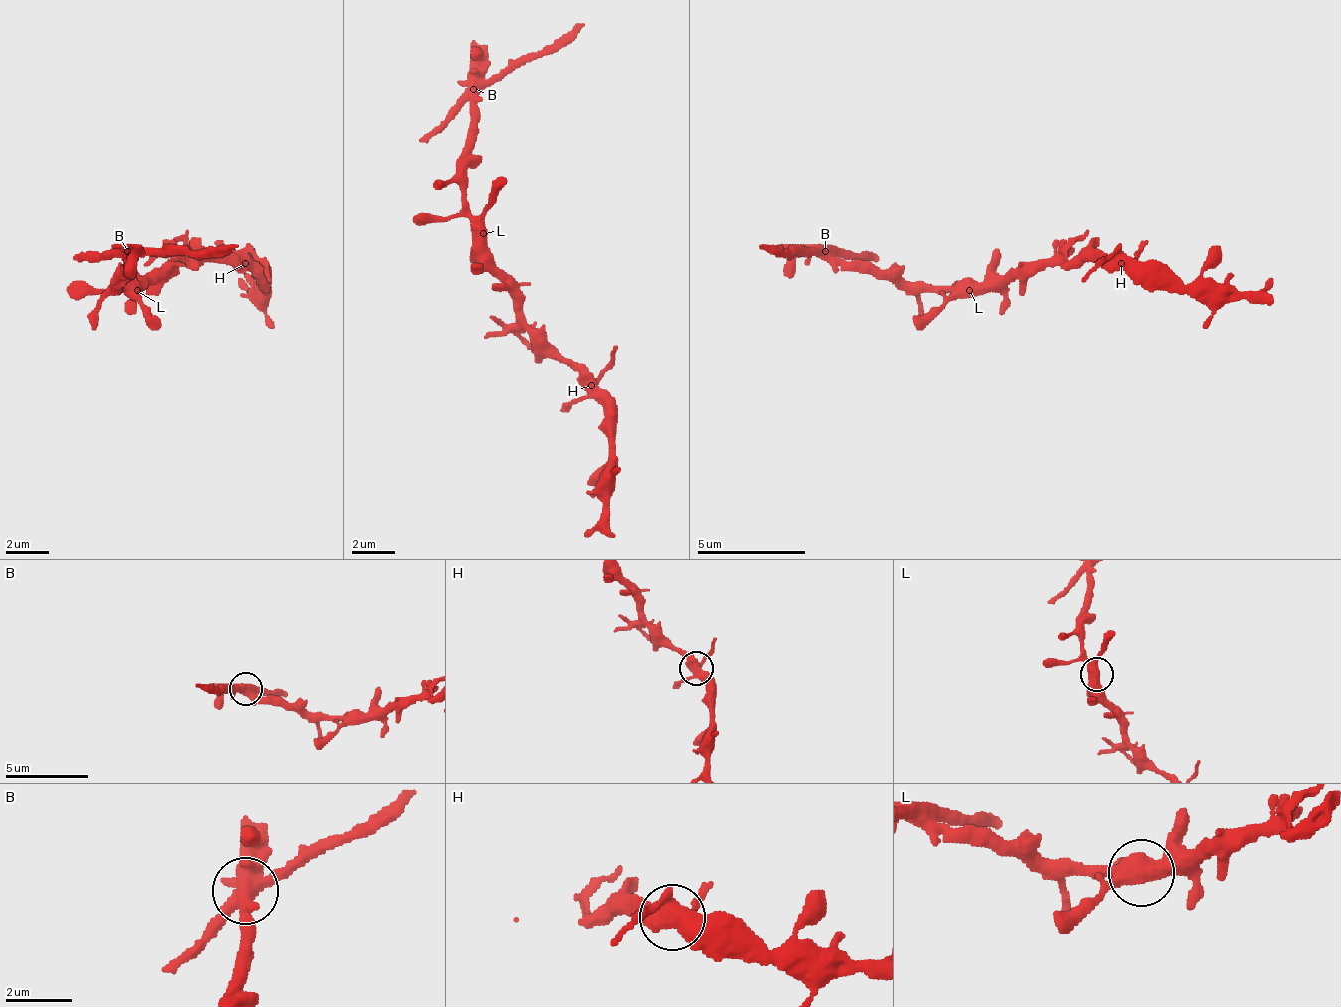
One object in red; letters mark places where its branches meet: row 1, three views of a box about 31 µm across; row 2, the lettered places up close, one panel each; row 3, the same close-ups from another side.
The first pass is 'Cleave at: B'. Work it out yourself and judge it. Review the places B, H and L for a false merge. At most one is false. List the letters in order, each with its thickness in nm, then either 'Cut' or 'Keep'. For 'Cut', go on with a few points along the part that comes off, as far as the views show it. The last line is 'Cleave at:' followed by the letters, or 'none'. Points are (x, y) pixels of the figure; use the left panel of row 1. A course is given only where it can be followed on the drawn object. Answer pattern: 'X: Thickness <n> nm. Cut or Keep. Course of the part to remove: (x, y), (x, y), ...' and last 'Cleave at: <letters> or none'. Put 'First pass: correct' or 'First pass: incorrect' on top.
First pass: correct
B: Thickness 480 nm. Cut. Course of the part to remove: (126, 252), (207, 252), (240, 247)
H: Thickness 480 nm. Keep
L: Thickness 460 nm. Keep
Cleave at: B

